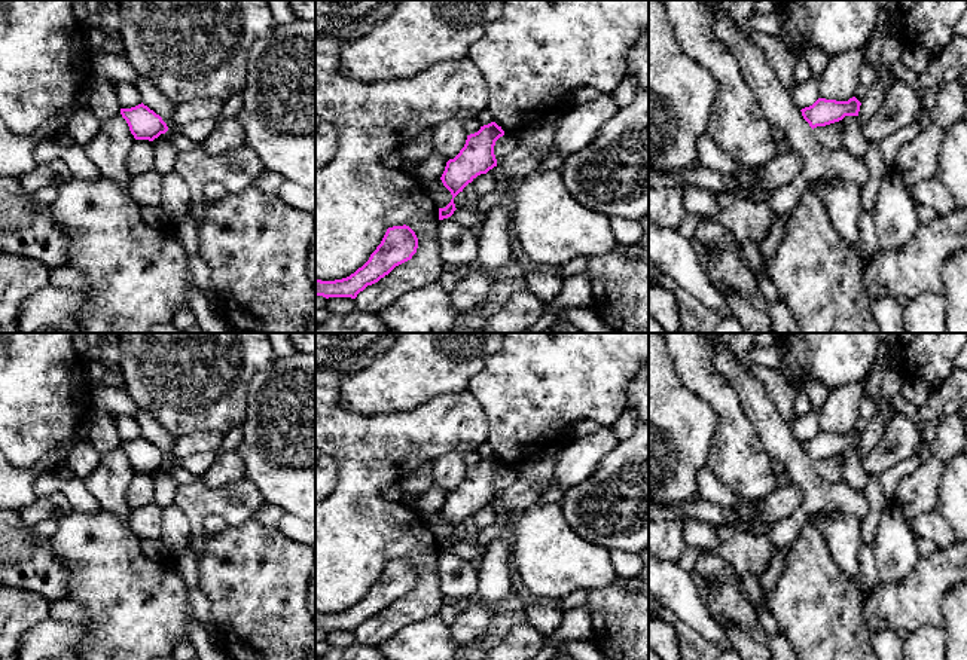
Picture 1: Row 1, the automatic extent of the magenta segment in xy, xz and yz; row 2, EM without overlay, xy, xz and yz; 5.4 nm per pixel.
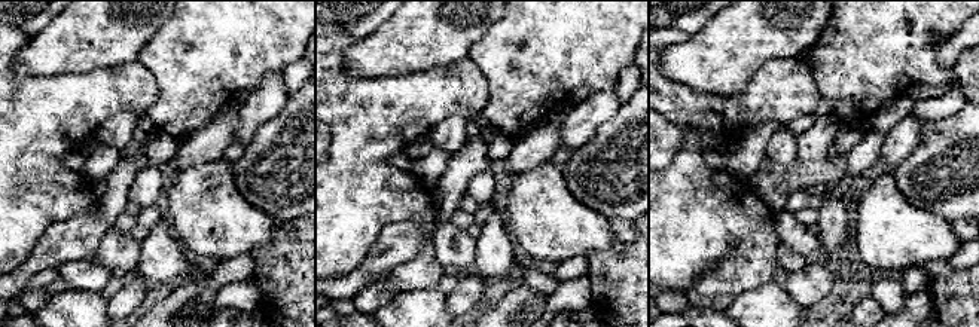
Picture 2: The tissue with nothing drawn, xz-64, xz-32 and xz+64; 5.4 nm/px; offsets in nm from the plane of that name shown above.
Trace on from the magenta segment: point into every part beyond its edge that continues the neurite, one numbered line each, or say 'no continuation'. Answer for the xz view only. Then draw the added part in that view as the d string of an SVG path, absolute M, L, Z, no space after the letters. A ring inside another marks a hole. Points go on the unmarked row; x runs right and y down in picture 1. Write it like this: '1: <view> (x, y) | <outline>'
no continuation

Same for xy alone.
no continuation

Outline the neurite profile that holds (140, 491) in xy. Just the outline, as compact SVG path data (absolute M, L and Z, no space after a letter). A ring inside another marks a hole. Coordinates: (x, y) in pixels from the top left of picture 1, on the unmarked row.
M135 473L126 488L126 502L134 510L147 505L155 496L155 480L149 473Z

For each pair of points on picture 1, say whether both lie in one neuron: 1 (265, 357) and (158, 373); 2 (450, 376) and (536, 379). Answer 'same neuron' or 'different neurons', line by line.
1: same neuron
2: different neurons

